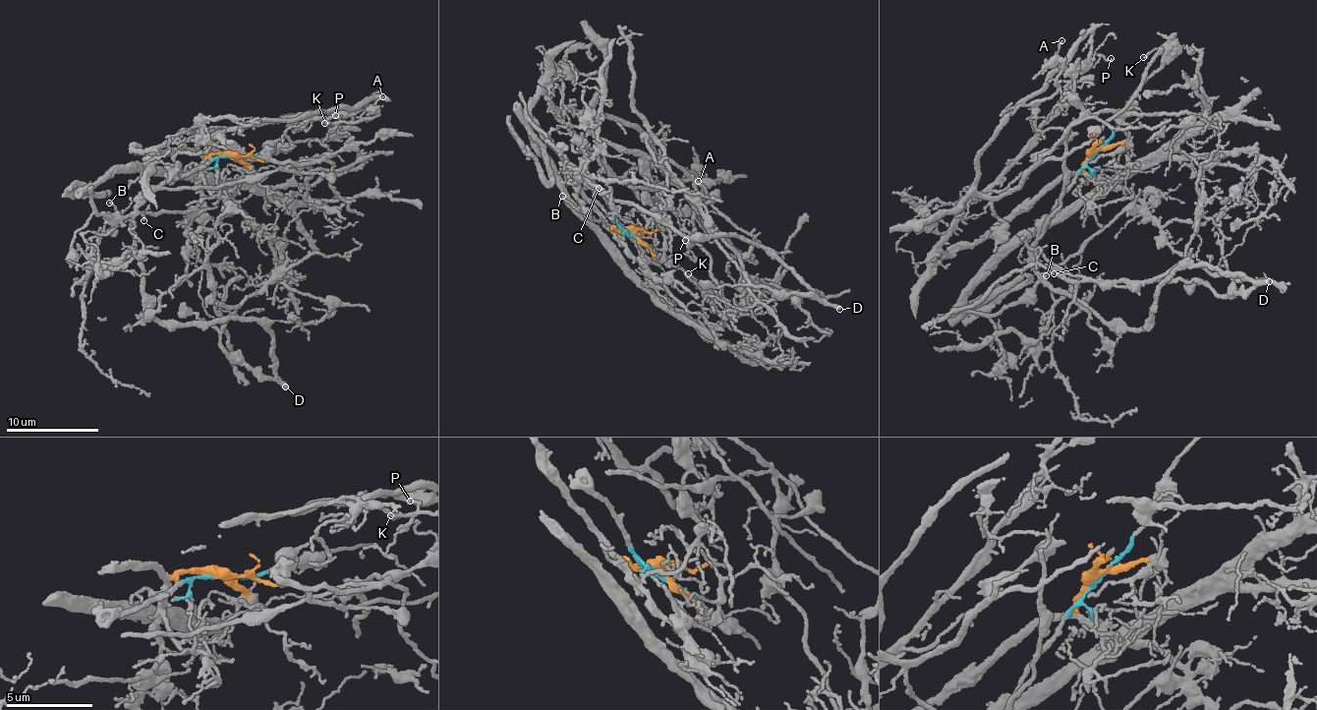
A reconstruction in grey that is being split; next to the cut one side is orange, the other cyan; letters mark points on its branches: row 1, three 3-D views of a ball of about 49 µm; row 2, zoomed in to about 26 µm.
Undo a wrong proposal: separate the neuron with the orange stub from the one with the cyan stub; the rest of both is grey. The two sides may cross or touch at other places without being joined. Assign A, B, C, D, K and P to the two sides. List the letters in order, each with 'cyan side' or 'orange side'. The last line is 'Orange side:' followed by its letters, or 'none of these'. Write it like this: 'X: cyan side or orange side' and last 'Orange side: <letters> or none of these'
A: orange side
B: orange side
C: cyan side
D: cyan side
K: cyan side
P: orange side
Orange side: A, B, P

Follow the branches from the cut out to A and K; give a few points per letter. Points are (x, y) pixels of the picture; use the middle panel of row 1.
A: (632, 236), (570, 181), (532, 102), (547, 96), (615, 176), (659, 166), (699, 182)
K: (632, 236), (647, 241), (661, 256), (672, 261), (698, 283), (701, 291), (688, 273)

